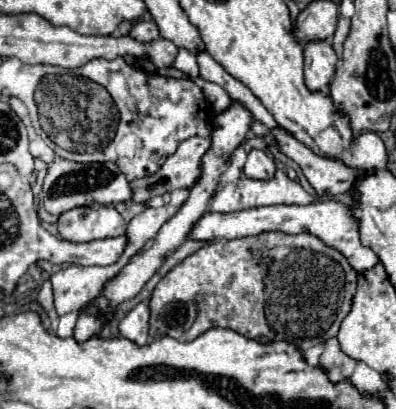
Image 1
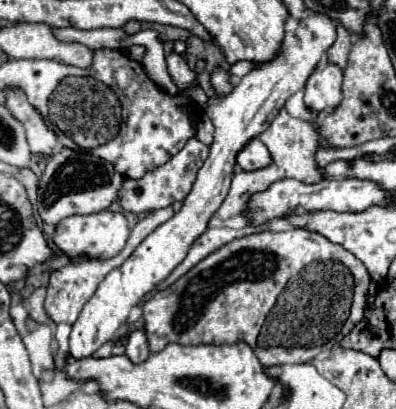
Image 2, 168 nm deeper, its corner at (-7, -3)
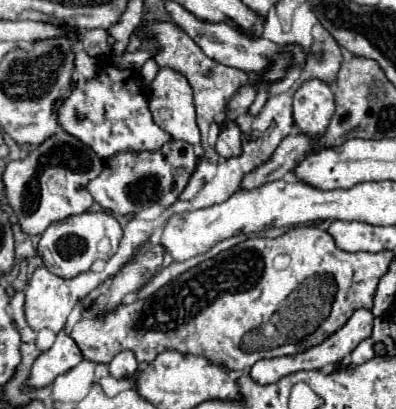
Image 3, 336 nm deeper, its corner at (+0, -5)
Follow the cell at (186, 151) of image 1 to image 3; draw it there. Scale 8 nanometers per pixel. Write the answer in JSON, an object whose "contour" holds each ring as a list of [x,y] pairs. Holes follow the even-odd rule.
{"contour":[[[170,140],[156,152],[148,150],[140,154],[120,152],[114,154],[112,158],[106,158],[102,174],[88,184],[88,192],[92,194],[94,202],[98,202],[102,208],[116,214],[134,216],[152,204],[160,204],[162,208],[174,204],[184,186],[188,184],[194,168],[196,168],[196,154],[192,150],[192,144]]]}

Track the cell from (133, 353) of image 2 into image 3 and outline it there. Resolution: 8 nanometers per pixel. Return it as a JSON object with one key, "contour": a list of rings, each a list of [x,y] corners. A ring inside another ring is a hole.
{"contour":[[[128,350],[116,354],[114,360],[110,362],[110,374],[112,374],[112,378],[116,378],[116,380],[130,378],[136,370],[138,370],[138,362],[136,362],[134,354],[128,352]]]}

